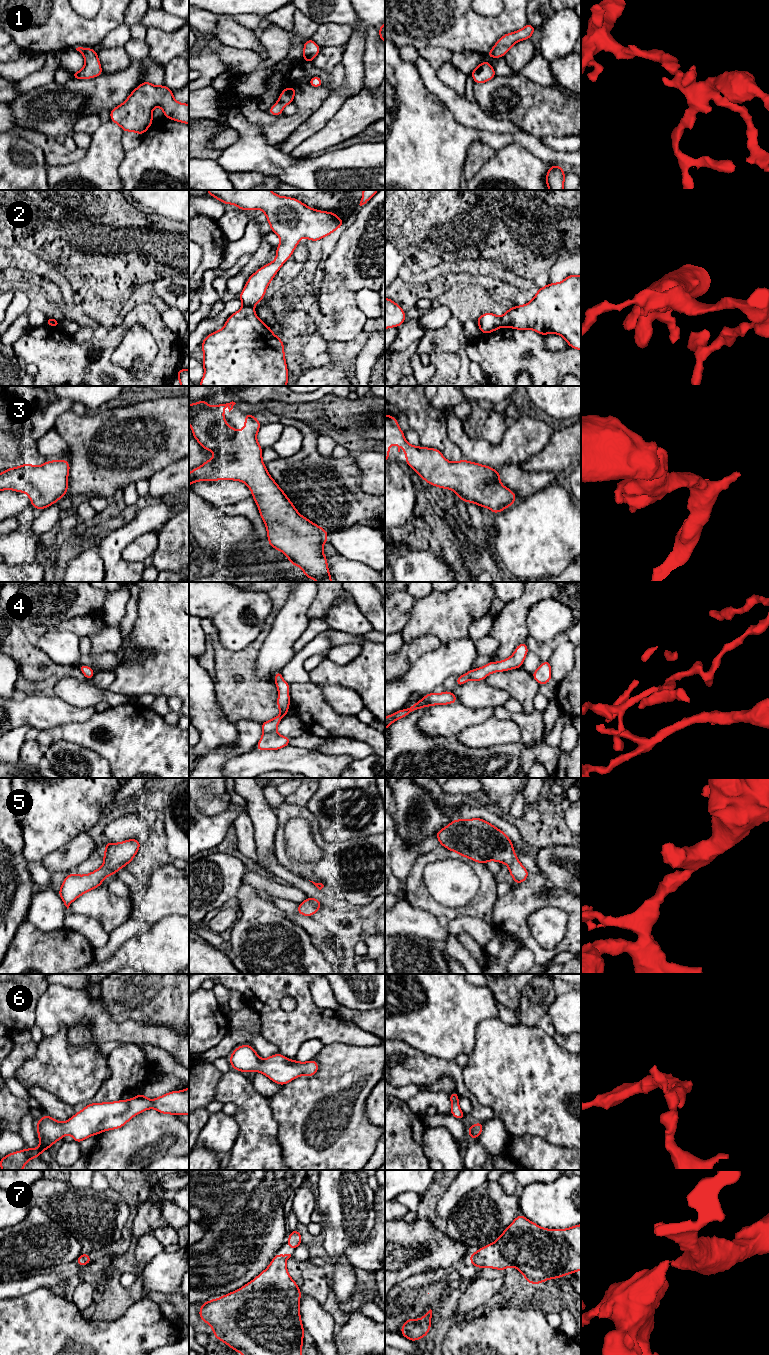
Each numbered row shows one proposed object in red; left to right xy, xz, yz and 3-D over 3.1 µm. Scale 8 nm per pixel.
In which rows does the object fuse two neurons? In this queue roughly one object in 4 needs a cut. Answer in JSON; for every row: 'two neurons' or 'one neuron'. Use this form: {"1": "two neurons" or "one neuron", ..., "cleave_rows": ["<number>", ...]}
{"1": "one neuron", "2": "two neurons", "3": "one neuron", "4": "one neuron", "5": "one neuron", "6": "one neuron", "7": "one neuron", "cleave_rows": ["2"]}

